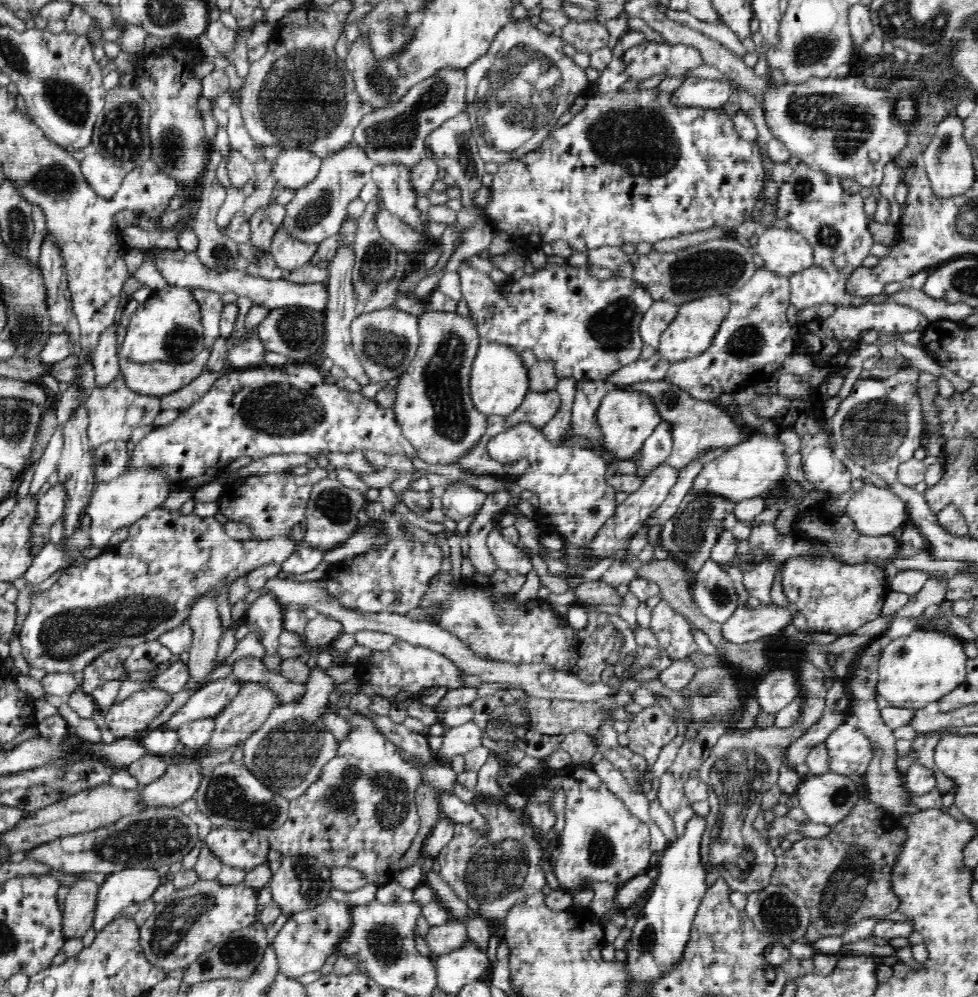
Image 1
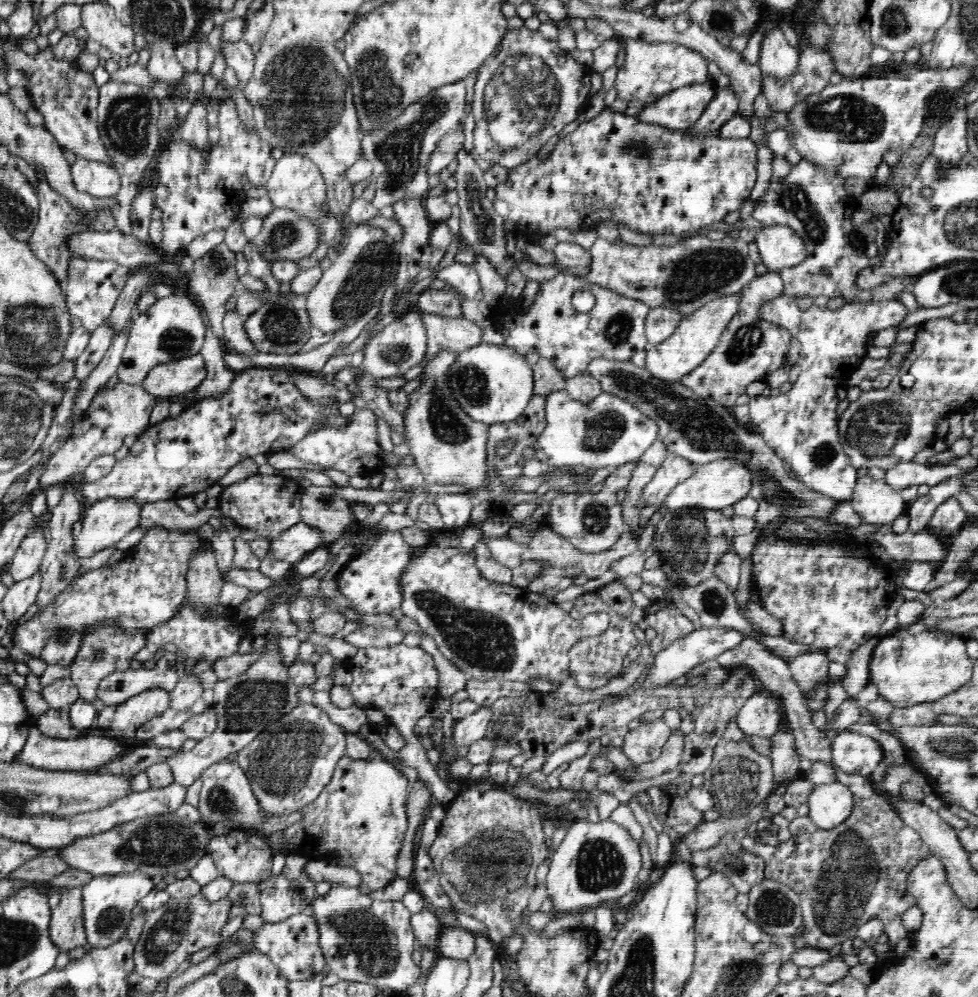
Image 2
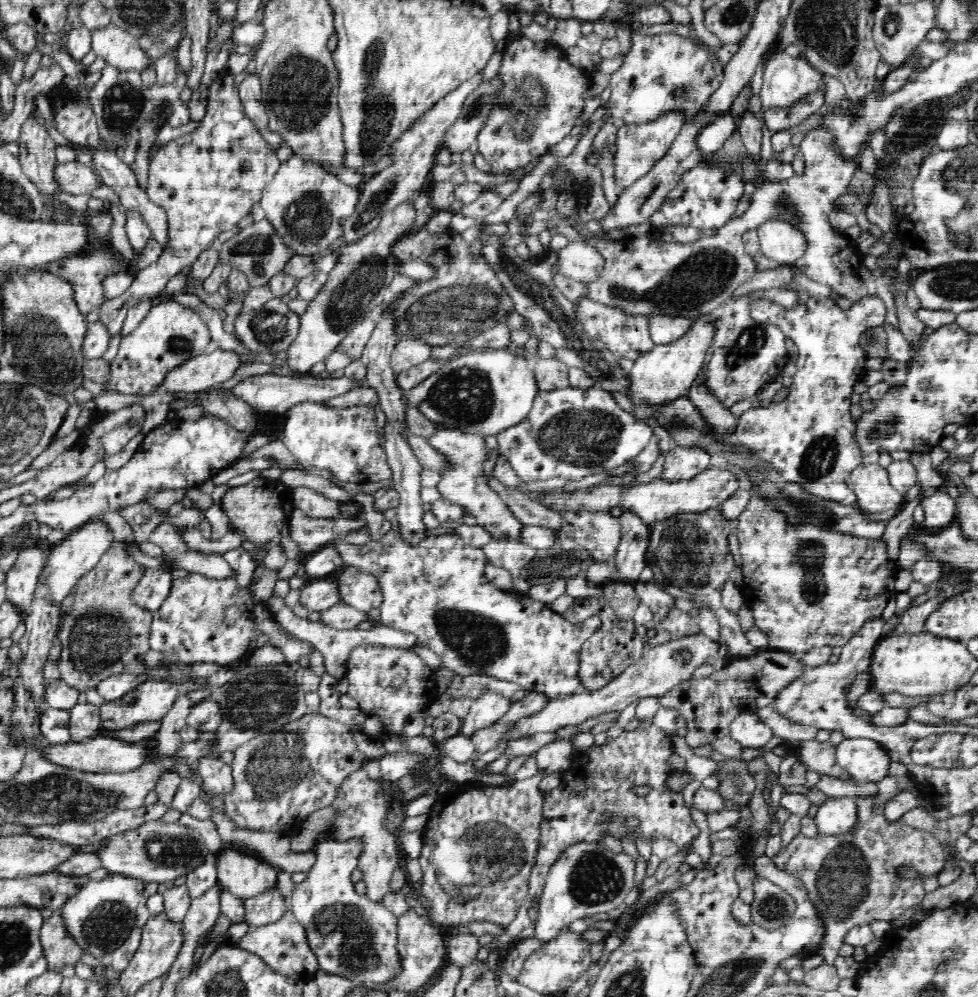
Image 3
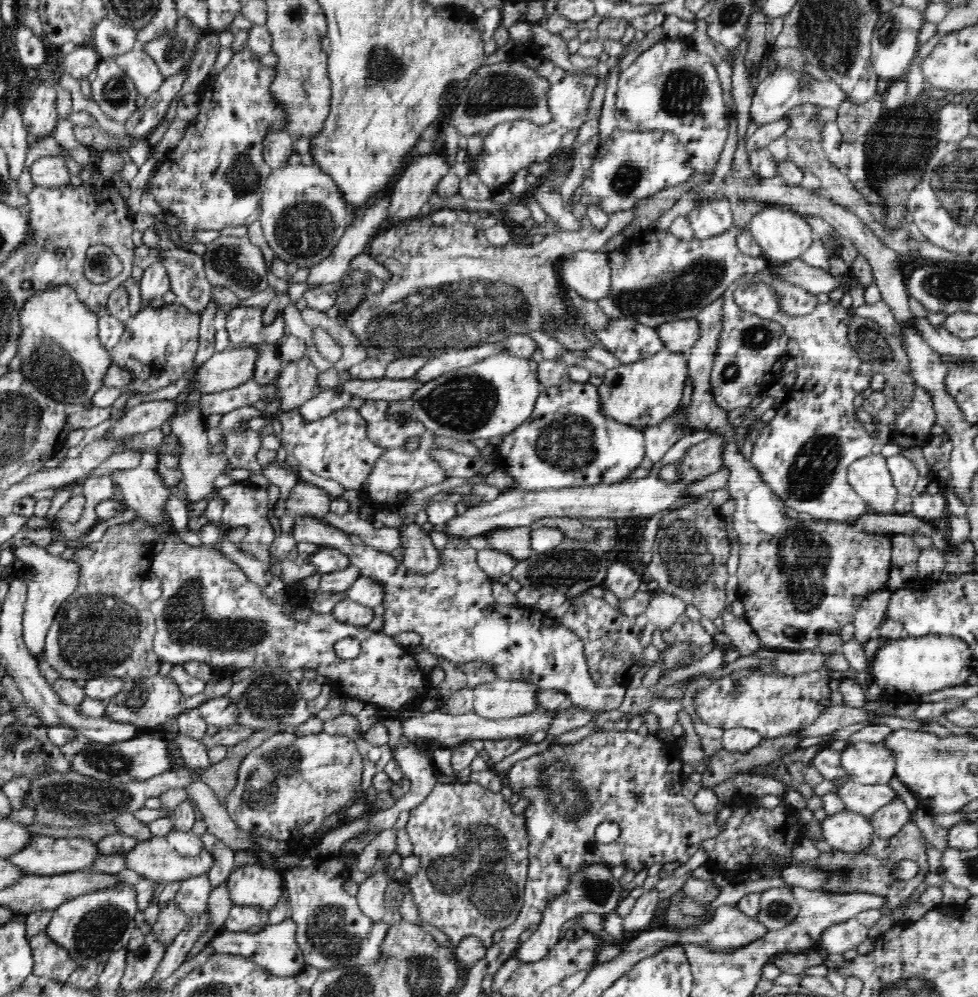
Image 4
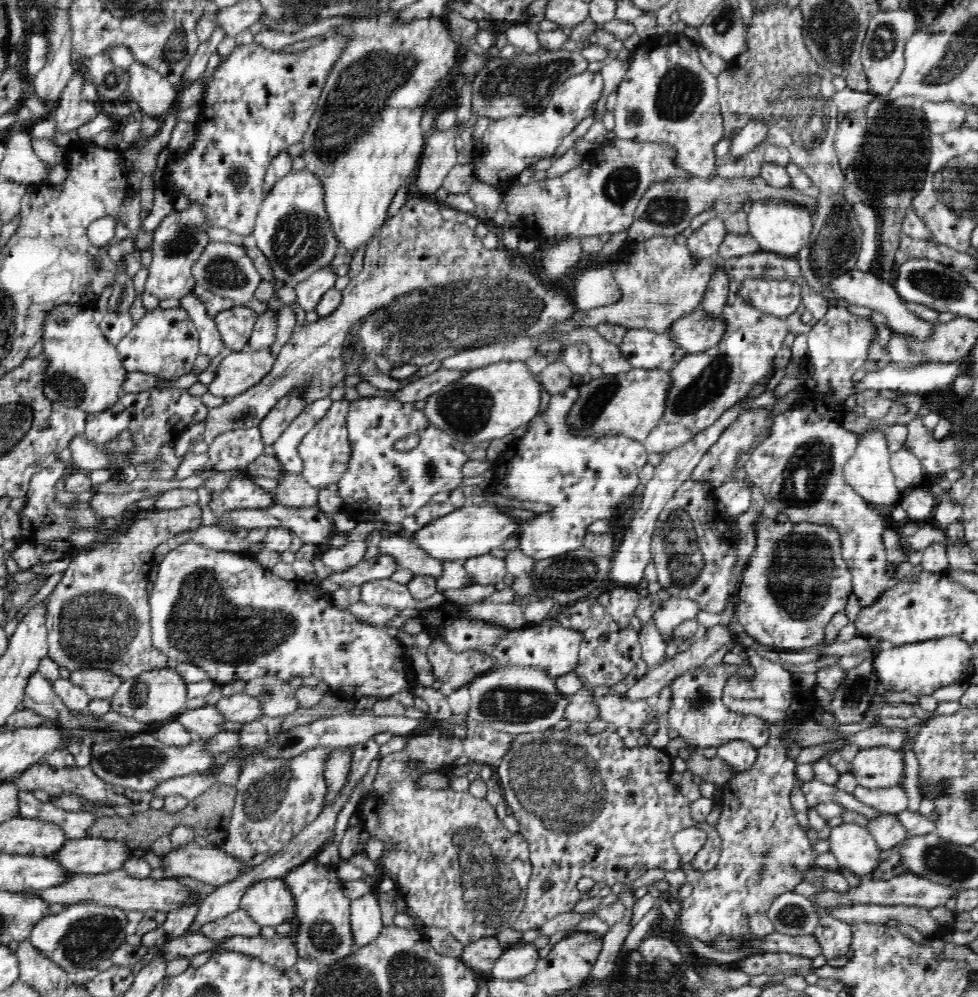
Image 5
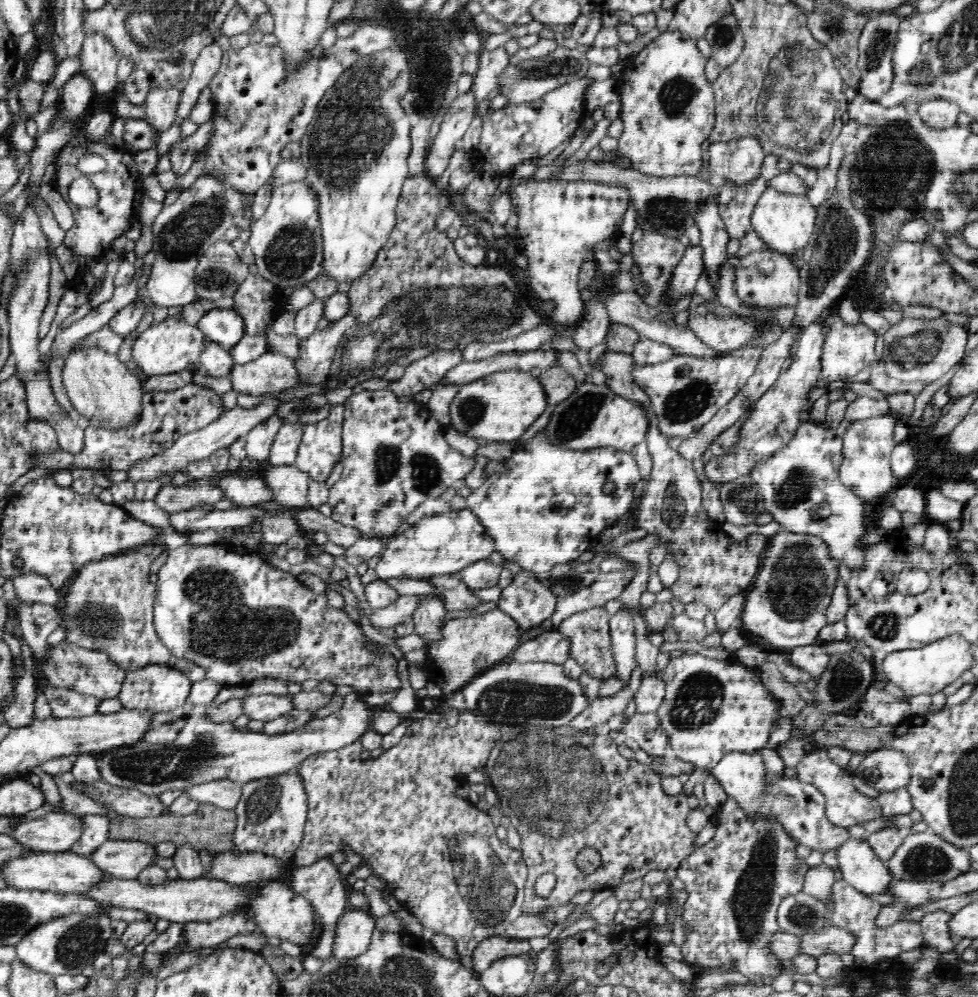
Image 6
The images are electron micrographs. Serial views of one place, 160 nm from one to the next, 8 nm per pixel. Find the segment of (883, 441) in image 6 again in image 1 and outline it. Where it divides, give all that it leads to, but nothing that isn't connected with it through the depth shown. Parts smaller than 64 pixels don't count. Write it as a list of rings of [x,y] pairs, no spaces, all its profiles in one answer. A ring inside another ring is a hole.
[[[866,483],[849,498],[845,514],[862,536],[878,539],[892,536],[898,526],[908,524],[906,503],[890,490]]]

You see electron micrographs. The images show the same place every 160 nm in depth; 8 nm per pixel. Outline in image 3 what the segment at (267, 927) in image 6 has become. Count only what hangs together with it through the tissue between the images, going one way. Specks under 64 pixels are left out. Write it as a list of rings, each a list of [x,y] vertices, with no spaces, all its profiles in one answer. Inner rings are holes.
[[[234,845],[222,847],[220,852],[212,857],[212,859],[217,865],[217,880],[220,886],[239,899],[244,898],[245,900],[259,896],[266,890],[274,888],[277,884],[279,874],[277,868],[261,858],[241,853]]]

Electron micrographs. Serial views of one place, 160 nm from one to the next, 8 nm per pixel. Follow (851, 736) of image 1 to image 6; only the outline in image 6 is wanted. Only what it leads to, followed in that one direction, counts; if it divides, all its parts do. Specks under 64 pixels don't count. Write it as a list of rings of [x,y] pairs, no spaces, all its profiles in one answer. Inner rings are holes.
[[[883,747],[865,754],[864,760],[856,769],[856,776],[880,793],[890,792],[908,787],[911,769],[904,752]]]

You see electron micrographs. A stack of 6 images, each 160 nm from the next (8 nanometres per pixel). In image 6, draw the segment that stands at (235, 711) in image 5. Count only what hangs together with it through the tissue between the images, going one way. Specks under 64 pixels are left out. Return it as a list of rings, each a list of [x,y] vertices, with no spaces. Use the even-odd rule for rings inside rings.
[[[249,695],[242,697],[242,707],[244,714],[250,717],[250,720],[262,720],[268,722],[290,712],[294,709],[294,701],[291,695]]]

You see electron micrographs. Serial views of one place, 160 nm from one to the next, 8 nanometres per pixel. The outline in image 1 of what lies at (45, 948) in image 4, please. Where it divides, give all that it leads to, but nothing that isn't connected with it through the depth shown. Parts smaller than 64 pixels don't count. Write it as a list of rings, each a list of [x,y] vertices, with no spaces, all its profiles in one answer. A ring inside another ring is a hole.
[[[80,879],[70,886],[62,910],[63,932],[66,939],[82,938],[93,926],[96,897],[100,886],[96,882]]]

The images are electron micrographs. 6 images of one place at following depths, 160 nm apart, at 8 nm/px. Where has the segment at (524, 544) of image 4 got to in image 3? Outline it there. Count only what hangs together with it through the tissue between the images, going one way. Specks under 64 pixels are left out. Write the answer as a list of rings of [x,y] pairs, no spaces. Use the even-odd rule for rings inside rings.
[[[438,428],[438,432],[430,438],[428,446],[432,447],[433,452],[443,458],[445,467],[439,472],[441,481],[437,484],[436,489],[439,490],[443,498],[448,499],[454,504],[458,504],[463,509],[475,516],[478,525],[487,530],[493,539],[502,541],[520,541],[523,524],[514,516],[510,510],[508,503],[502,501],[502,497],[494,488],[487,483],[486,474],[482,462],[486,460],[486,449],[482,438],[482,433],[467,432],[456,428]]]

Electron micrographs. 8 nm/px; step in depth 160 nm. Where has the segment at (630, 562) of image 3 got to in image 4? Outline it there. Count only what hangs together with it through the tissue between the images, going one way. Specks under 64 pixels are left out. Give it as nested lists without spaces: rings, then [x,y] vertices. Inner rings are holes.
[[[611,559],[605,576],[604,588],[610,590],[619,600],[634,596],[645,576],[637,574],[628,563],[621,559]]]

